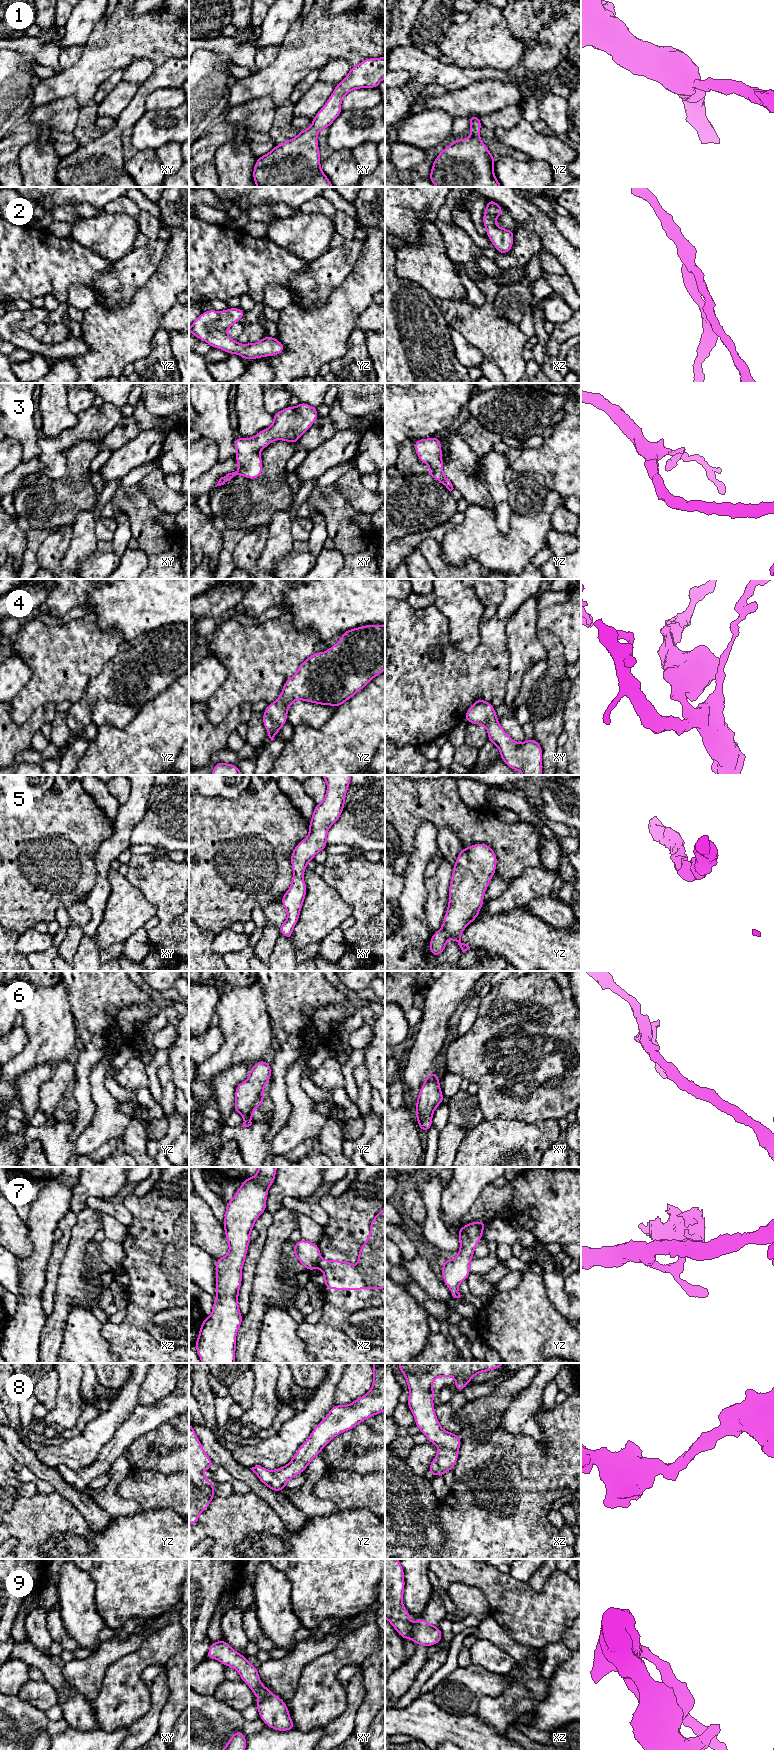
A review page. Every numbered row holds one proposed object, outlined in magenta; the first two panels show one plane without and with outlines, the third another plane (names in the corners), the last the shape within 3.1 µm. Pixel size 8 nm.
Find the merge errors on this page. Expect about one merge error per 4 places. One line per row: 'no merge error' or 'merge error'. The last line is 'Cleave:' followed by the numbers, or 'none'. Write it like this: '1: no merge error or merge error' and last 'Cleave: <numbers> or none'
1: no merge error
2: no merge error
3: no merge error
4: no merge error
5: no merge error
6: no merge error
7: merge error
8: no merge error
9: no merge error
Cleave: 7

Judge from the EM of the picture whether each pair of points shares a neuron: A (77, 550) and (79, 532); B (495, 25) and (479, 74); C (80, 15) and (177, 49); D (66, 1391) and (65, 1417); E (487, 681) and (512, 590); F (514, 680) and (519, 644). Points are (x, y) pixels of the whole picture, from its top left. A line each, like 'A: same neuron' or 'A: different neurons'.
A: same neuron
B: different neurons
C: different neurons
D: same neuron
E: different neurons
F: same neuron

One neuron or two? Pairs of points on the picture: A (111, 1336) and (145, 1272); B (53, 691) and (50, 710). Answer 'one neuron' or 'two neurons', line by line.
A: one neuron
B: two neurons

